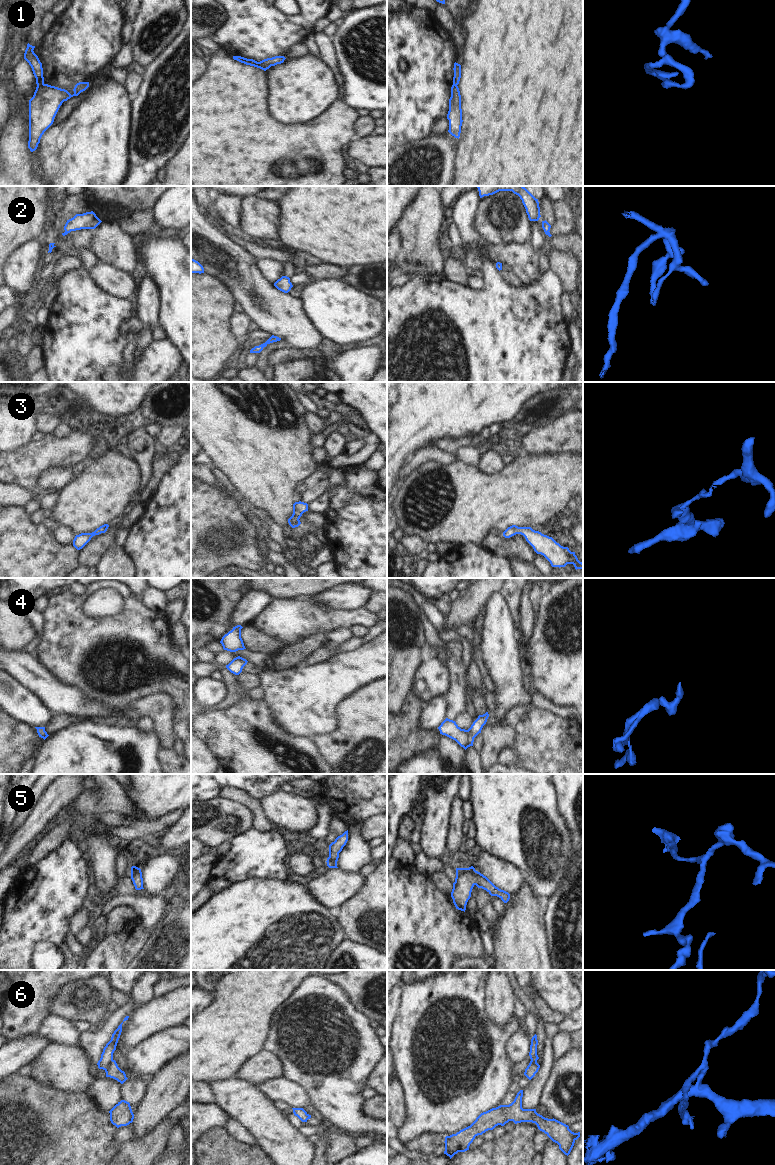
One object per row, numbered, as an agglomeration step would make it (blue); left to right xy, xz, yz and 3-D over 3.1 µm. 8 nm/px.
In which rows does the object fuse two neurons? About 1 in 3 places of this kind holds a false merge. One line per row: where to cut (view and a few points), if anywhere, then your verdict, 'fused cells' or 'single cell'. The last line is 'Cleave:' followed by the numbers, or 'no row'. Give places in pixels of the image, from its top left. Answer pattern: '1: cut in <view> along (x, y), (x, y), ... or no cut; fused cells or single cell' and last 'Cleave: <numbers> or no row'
1: no cut; single cell
2: no cut; single cell
3: no cut; single cell
4: no cut; single cell
5: no cut; single cell
6: cut in xy along (112, 1059), (104, 1069); fused cells
Cleave: 6

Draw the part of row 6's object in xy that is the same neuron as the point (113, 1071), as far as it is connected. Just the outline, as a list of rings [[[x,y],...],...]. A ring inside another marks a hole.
[[[112,1060],[110,1064],[105,1069],[106,1077],[113,1078],[123,1084],[128,1078],[124,1071],[122,1071],[115,1060]]]

